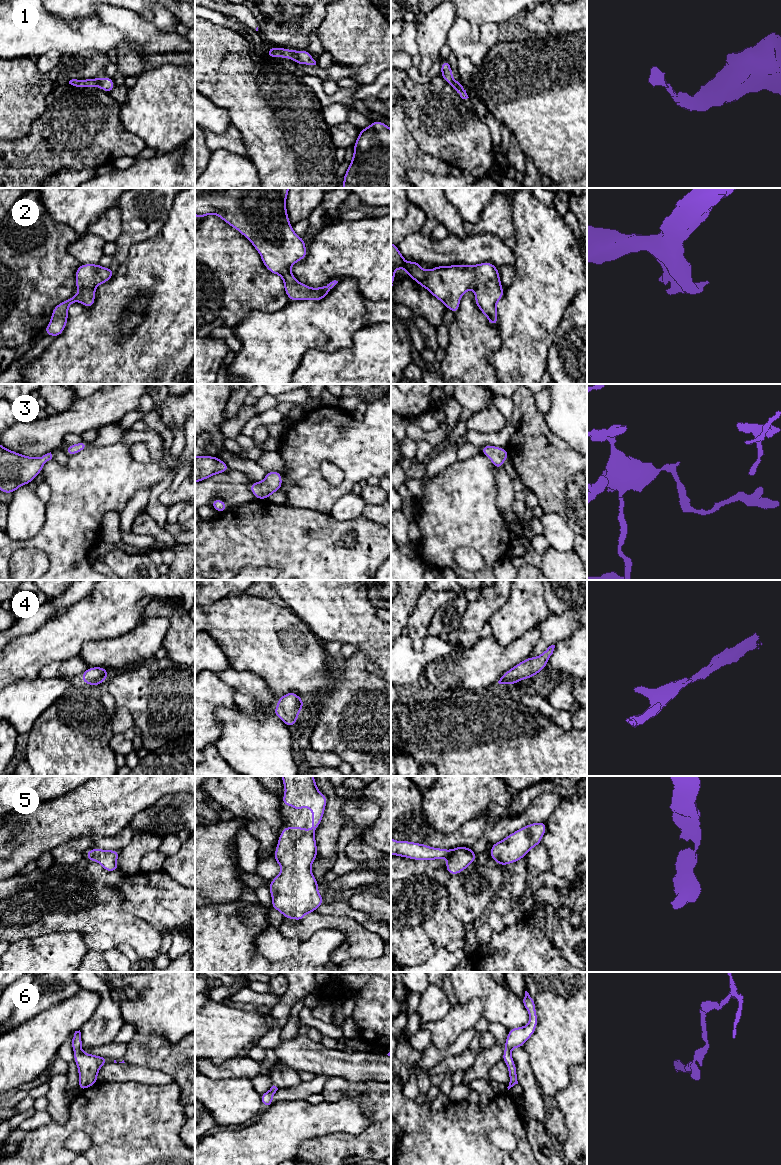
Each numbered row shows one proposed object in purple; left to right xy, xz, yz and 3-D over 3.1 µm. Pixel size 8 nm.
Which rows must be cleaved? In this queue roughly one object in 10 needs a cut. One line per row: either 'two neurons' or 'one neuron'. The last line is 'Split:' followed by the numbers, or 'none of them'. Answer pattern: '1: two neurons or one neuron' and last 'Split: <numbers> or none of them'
1: one neuron
2: one neuron
3: one neuron
4: one neuron
5: one neuron
6: one neuron
Split: none of them

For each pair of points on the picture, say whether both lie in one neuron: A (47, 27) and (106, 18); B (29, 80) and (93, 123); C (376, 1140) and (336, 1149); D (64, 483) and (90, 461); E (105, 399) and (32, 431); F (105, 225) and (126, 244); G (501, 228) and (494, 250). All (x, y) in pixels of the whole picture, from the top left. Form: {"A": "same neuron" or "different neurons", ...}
{"A": "different neurons", "B": "different neurons", "C": "same neuron", "D": "same neuron", "E": "same neuron", "F": "different neurons", "G": "different neurons"}

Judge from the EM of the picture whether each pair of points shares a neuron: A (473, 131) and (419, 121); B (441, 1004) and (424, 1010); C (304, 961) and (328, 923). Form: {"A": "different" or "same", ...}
{"A": "same", "B": "same", "C": "different"}

